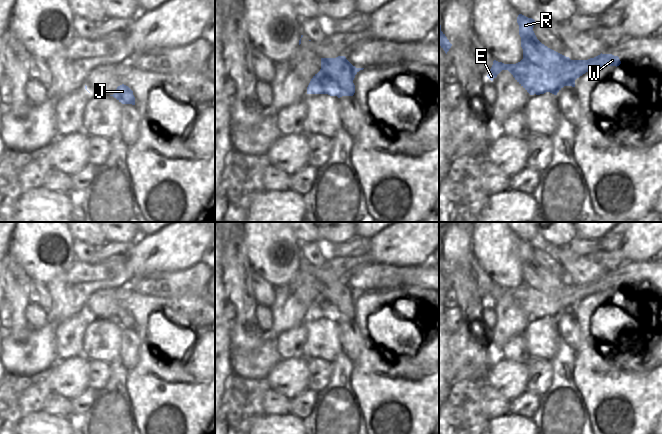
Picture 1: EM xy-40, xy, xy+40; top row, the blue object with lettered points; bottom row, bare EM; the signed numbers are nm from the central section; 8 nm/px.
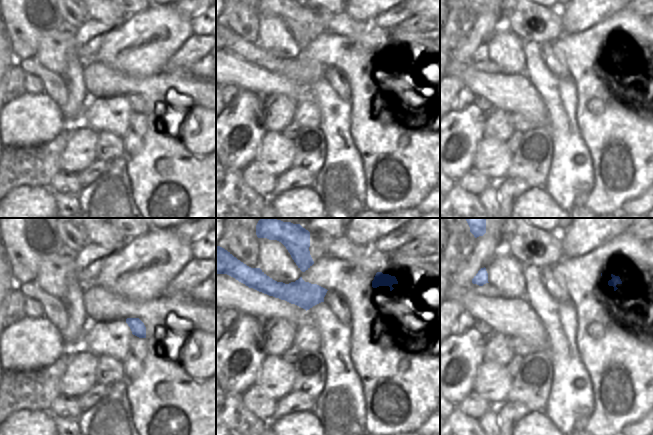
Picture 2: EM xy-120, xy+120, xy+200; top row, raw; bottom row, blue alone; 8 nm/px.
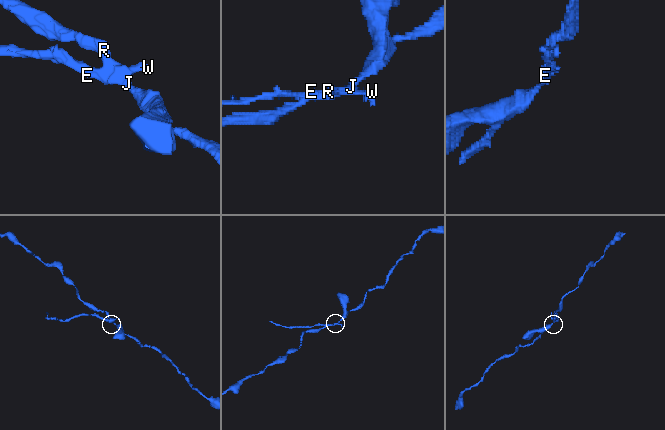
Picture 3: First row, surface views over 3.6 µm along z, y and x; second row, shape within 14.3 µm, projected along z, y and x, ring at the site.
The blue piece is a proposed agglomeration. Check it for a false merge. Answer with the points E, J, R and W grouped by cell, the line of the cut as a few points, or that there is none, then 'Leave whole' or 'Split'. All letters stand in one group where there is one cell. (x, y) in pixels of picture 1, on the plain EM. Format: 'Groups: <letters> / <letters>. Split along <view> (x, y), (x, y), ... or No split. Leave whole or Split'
Groups: E W / J R. Split along xy+40 (523, 281), (558, 297), (560, 292), (570, 284). Split

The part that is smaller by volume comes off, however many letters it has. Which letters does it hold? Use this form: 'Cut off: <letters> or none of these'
Cut off: E, W

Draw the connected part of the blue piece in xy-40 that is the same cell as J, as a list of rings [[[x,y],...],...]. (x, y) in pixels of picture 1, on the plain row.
[[[124,308],[118,310],[115,317],[112,320],[122,328],[135,329],[135,321],[133,319],[133,315]]]

